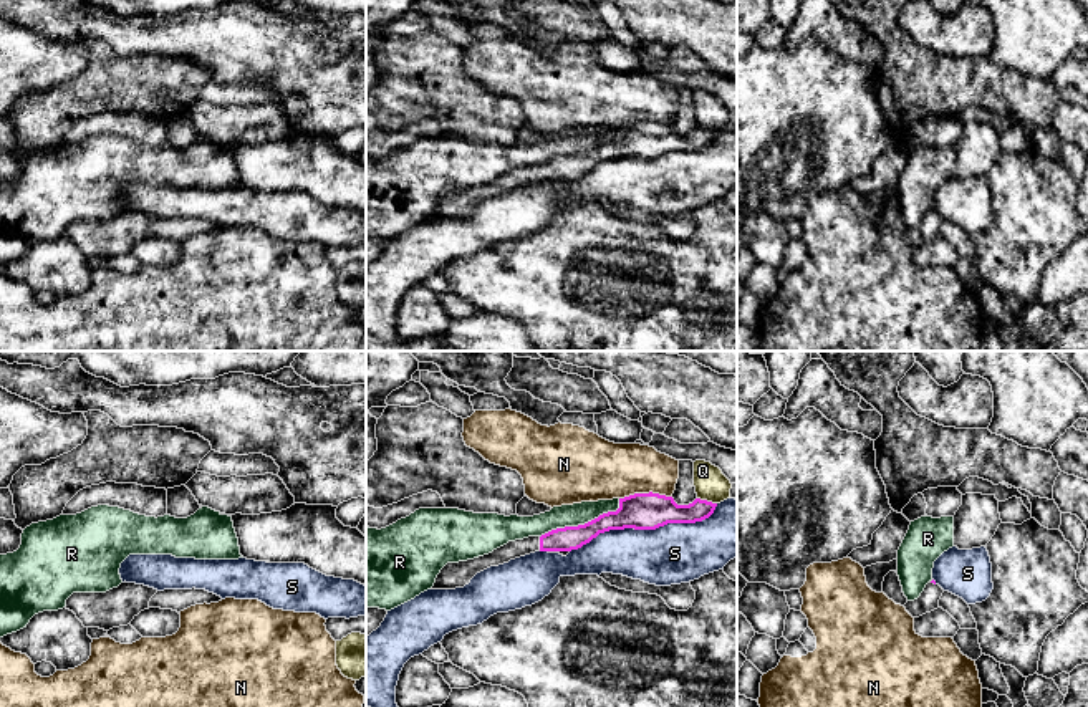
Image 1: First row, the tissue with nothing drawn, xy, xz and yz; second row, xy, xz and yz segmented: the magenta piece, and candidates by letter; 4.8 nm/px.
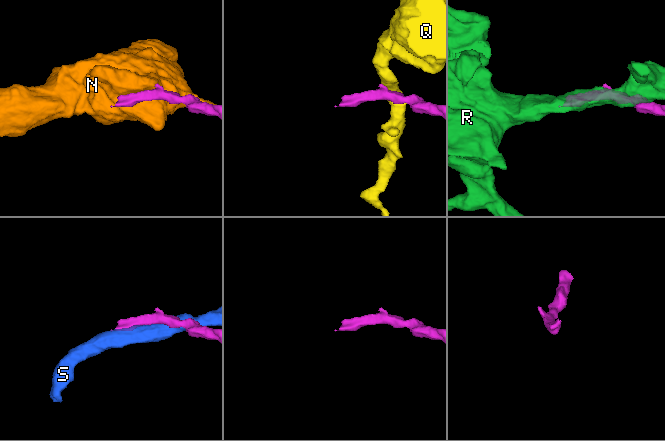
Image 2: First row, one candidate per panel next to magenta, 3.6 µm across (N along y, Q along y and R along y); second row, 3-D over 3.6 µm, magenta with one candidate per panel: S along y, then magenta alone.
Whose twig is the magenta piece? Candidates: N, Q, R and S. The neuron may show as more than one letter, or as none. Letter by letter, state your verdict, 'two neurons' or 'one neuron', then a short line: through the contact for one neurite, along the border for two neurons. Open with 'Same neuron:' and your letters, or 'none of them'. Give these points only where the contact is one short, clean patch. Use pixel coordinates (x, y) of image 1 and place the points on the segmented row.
Same neuron: none of them
N: two neurons
Q: two neurons; line xz (698, 497), (716, 504)
R: two neurons
S: two neurons

